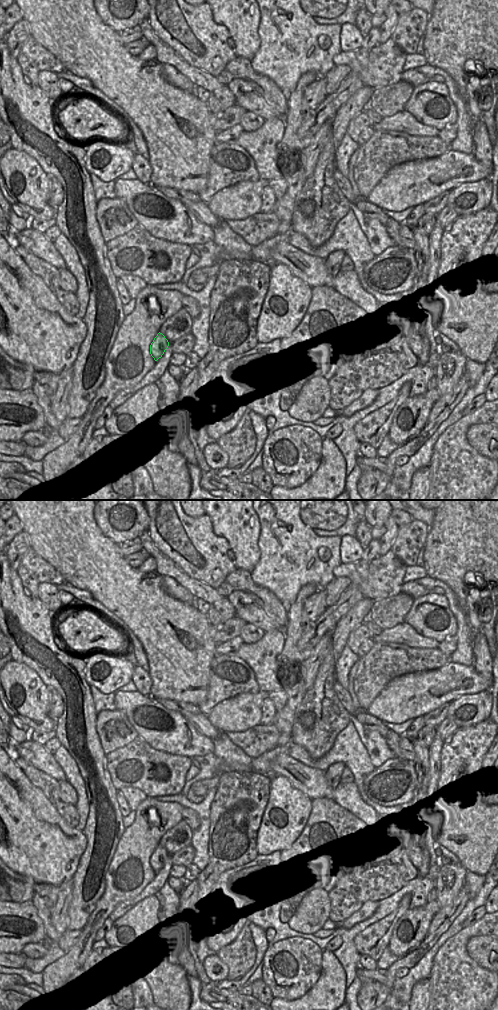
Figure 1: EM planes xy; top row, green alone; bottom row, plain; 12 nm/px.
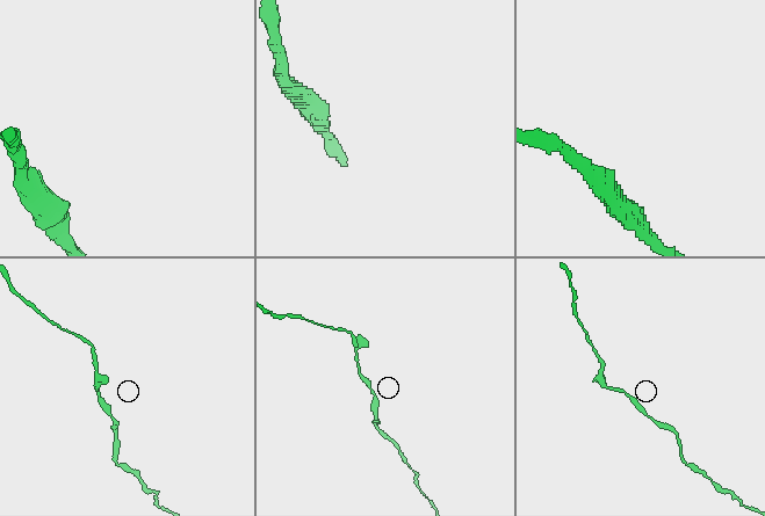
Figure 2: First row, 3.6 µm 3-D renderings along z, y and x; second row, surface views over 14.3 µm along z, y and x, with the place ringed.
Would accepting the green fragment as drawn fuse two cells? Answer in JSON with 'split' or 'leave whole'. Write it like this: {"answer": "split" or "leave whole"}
{"answer": "leave whole"}

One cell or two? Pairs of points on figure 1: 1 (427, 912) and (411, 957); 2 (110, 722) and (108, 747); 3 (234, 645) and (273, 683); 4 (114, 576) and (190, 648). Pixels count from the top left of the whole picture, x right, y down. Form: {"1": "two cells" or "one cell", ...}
{"1": "two cells", "2": "one cell", "3": "two cells", "4": "one cell"}

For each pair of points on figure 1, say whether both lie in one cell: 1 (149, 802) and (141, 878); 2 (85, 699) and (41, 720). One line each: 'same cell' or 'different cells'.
1: same cell
2: different cells

